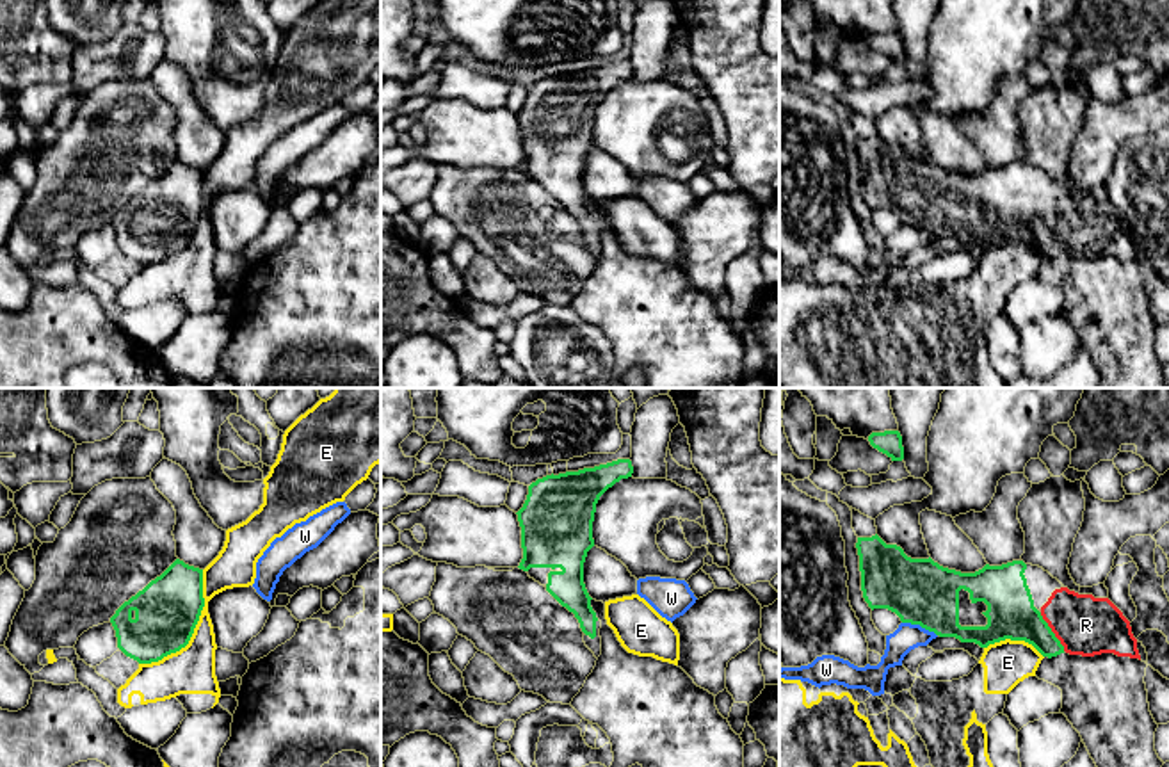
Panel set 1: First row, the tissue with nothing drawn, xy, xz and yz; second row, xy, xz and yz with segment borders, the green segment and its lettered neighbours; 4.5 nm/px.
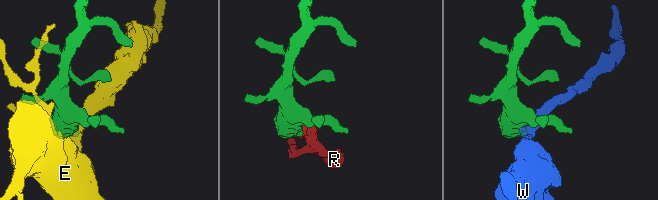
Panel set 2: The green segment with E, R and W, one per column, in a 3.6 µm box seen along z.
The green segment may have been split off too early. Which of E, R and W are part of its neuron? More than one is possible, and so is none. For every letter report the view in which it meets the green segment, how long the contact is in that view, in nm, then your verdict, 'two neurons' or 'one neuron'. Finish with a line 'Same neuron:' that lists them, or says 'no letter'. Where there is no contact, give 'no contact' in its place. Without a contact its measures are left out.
E: meets green in xy; contact 500 nm long; two neurons
R: meets green in yz; contact 200 nm long; one neuron
W: meets green in yz; contact 170 nm long; two neurons
Same neuron: R

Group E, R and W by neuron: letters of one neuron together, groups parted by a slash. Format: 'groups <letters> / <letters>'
groups E / R / W

